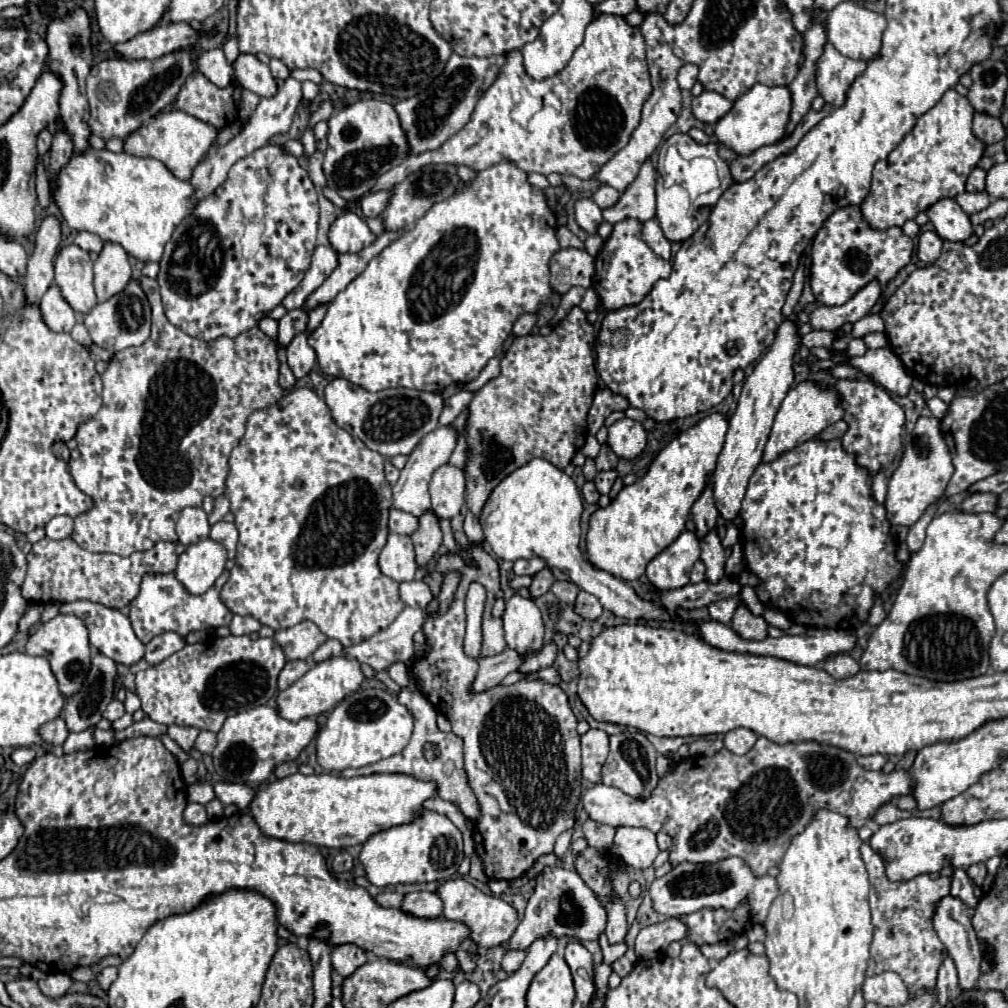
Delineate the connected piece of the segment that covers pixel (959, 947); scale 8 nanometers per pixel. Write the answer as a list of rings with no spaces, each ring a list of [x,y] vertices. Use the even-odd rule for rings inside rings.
[[[946,896],[938,902],[936,906],[936,914],[934,914],[934,930],[936,934],[940,936],[942,944],[946,946],[948,950],[948,956],[954,960],[956,964],[956,970],[958,970],[958,986],[962,992],[970,992],[970,990],[976,990],[976,984],[978,984],[978,978],[982,976],[980,972],[980,962],[982,962],[982,956],[980,956],[980,940],[972,928],[972,914],[974,910],[966,908],[960,900],[954,900],[952,896]]]

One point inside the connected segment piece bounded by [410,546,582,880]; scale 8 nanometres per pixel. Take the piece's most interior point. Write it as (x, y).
(521, 750)

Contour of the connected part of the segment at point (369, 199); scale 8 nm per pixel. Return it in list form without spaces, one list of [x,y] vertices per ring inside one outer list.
[[[376,192],[376,194],[368,194],[360,200],[360,208],[362,208],[362,214],[364,216],[378,216],[386,204],[388,204],[388,198],[390,198],[390,192]]]

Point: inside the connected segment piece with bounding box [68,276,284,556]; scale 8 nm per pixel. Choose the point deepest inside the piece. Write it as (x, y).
(174, 408)

